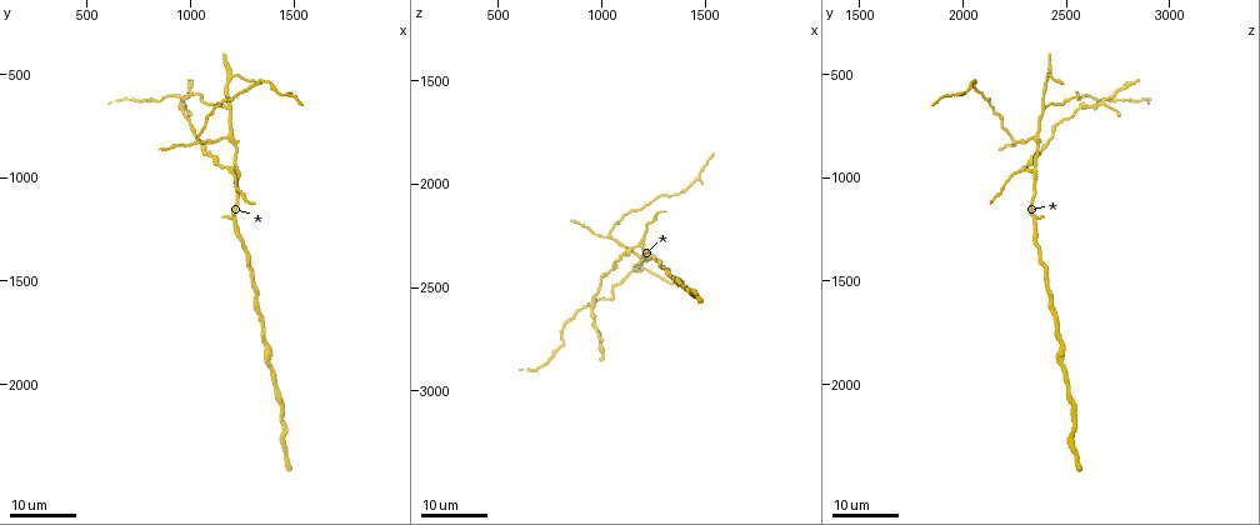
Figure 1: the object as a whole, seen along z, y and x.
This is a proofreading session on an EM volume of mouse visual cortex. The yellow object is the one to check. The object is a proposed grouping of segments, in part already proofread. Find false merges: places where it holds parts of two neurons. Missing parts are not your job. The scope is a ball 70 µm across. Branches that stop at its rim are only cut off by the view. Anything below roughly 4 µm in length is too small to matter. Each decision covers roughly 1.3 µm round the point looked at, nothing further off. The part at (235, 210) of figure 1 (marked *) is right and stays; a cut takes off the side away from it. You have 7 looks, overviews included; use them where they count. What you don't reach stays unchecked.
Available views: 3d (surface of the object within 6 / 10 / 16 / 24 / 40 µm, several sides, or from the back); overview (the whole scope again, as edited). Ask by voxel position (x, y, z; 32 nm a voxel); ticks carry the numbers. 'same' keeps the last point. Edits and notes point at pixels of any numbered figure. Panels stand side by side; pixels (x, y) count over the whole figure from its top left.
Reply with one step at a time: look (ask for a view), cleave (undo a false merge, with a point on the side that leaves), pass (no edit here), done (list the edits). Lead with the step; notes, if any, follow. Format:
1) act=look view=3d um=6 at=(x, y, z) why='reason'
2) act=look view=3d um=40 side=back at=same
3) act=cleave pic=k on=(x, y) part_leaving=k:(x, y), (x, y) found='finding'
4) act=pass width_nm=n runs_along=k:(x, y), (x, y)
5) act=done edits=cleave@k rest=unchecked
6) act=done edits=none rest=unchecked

act=look view=3d um=24 at=(1220, 1040, 2200) why='calibre changes'

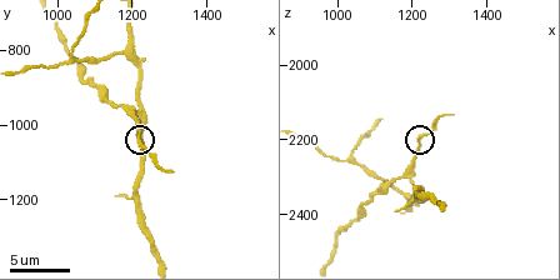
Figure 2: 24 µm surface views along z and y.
act=look view=3d um=10 at=(1230, 1040, 2200)

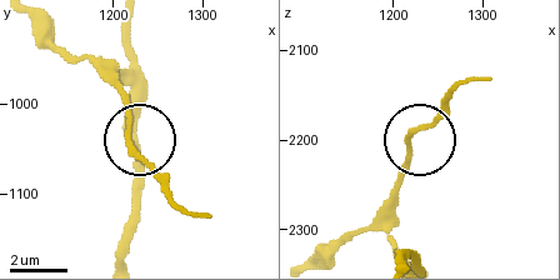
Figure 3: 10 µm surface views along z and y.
act=pass runs_along=3:(130, 241), (138, 108), (109, 71), (133, 150), (171, 191) found='continuous, no second neuron'

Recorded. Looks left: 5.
act=look view=3d um=16 at=(1360, 1880, 2470) why='sudden change in width'

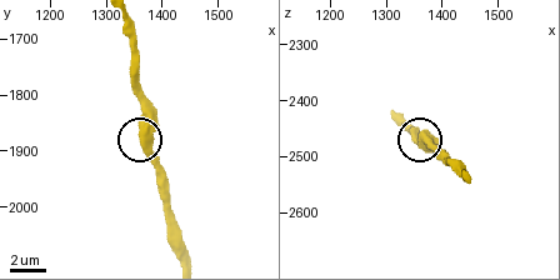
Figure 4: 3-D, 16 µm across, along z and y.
act=look view=3d um=10 at=(1365, 1885, 2465)

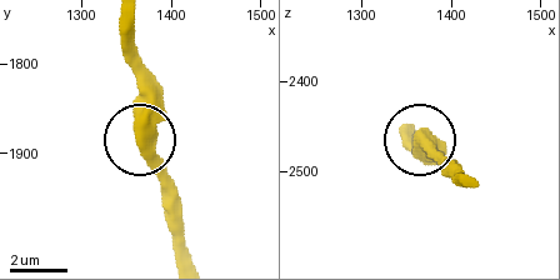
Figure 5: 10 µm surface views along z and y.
act=pass runs_along=5:(124, 24), (124, 45), (139, 74), (139, 146), (179, 194) found='all the same neuron'

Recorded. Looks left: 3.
act=look view=3d um=16 at=(1110, 680, 2160) why='calibre changes'

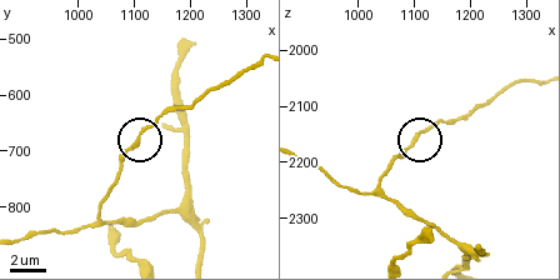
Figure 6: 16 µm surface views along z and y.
act=look view=3d um=10 at=(1110, 680, 2150) why='closer look'

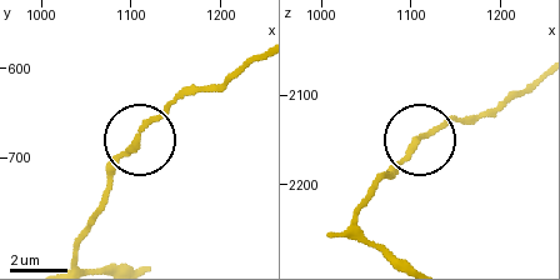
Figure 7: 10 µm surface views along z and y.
act=pass runs_along=7:(75, 258), (75, 236), (99, 208), (111, 171), (185, 88) found='continuous, no second neuron'

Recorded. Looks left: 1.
act=done edits=none rest=unchecked

